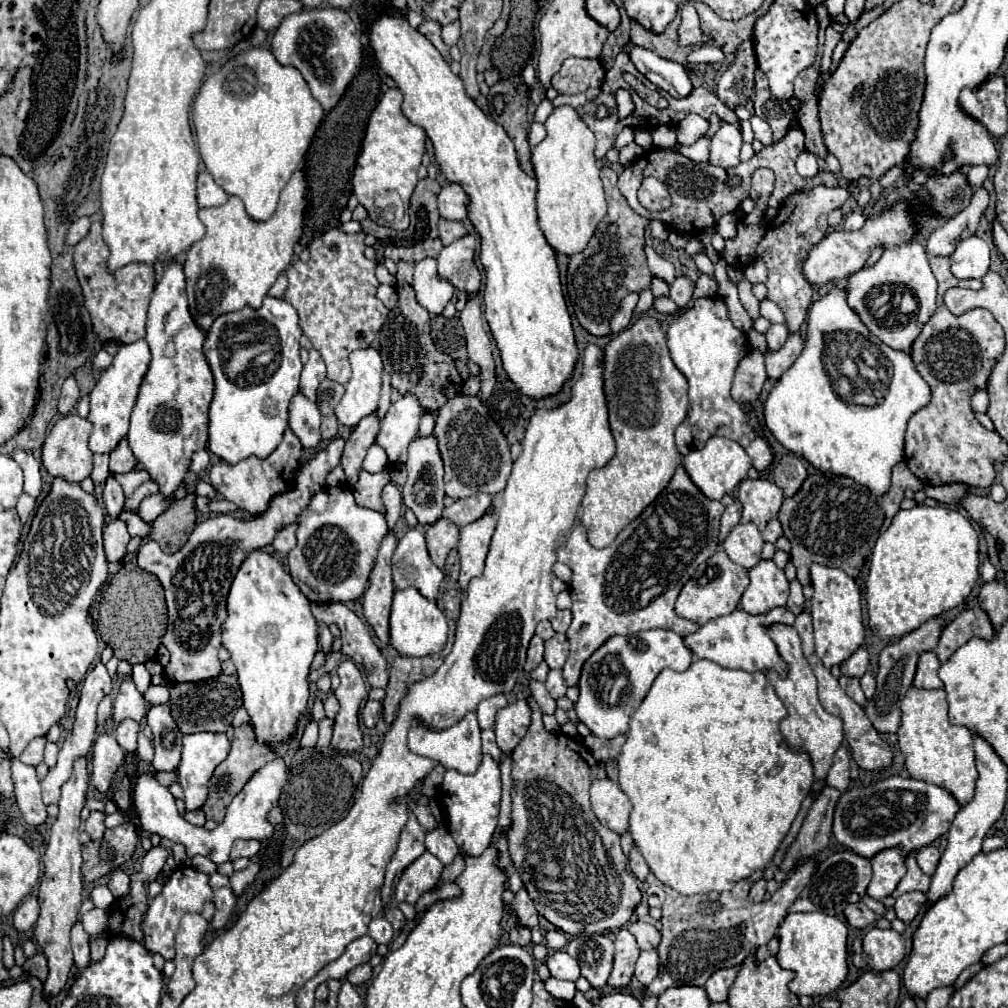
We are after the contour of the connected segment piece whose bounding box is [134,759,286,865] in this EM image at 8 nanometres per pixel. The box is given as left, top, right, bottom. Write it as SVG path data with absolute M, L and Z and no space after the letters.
M274 759L268 765L264 765L262 769L258 769L252 779L244 785L244 789L232 799L232 803L226 809L226 817L222 823L218 823L218 827L214 831L208 831L206 827L196 827L192 823L188 823L184 819L184 815L178 813L174 797L170 793L168 787L160 785L154 773L140 773L134 785L134 807L138 809L140 815L140 823L146 831L156 833L164 839L176 841L186 845L186 853L188 857L194 855L204 855L210 861L214 861L216 865L230 861L230 851L232 851L232 843L236 839L268 839L272 835L272 825L266 821L266 815L272 807L278 805L278 797L280 797L280 789L286 781L286 767L282 759Z

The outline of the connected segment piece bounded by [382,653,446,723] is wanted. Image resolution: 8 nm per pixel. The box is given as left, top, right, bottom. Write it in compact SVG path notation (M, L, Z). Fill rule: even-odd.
M446 653L428 655L428 657L396 657L390 667L390 681L386 685L386 699L382 701L382 715L386 723L392 723L398 715L398 705L406 697L412 683L432 677L436 669L444 663Z

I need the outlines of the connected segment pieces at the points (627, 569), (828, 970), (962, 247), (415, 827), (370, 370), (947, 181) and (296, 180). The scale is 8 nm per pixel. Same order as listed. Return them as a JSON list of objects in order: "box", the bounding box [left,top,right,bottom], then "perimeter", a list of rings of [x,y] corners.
[{"box":[558,467,724,687],"perimeter":[[[678,467],[668,487],[638,519],[620,531],[612,545],[596,549],[588,543],[586,529],[582,525],[574,527],[566,543],[558,547],[558,561],[572,569],[574,619],[566,633],[570,655],[562,669],[568,687],[578,685],[586,659],[614,635],[664,627],[688,637],[700,629],[694,621],[678,617],[674,603],[696,567],[718,551],[722,513],[724,505],[704,497],[686,471]]]},{"box":[776,911,848,995],"perimeter":[[[820,911],[816,913],[790,913],[782,921],[778,929],[780,937],[780,951],[776,955],[778,963],[784,969],[792,969],[796,977],[790,981],[788,989],[792,993],[800,995],[832,995],[848,975],[848,951],[846,951],[846,939],[848,929],[846,925],[830,915],[824,915]]]},{"box":[950,237,990,279],"perimeter":[[[980,237],[964,239],[950,259],[950,271],[956,279],[982,279],[990,269],[990,249]]]},{"box":[380,809,426,905],"perimeter":[[[408,809],[408,823],[406,823],[402,835],[400,835],[398,849],[396,849],[392,861],[386,867],[384,885],[382,885],[382,891],[380,891],[382,905],[386,905],[390,901],[396,869],[406,869],[412,861],[416,861],[424,853],[424,835],[426,835],[426,829],[416,821],[414,811]]]},{"box":[334,347,382,427],"perimeter":[[[372,347],[350,353],[352,377],[346,385],[346,393],[334,407],[338,421],[346,427],[354,427],[362,417],[376,411],[382,389],[382,359]]]},{"box":[926,173,972,217],"perimeter":[[[930,173],[926,189],[932,193],[932,209],[936,213],[940,213],[942,217],[954,217],[956,213],[960,213],[970,197],[972,197],[972,187],[966,181],[964,173],[952,173],[948,177],[940,177]]]},{"box":[184,169,306,333],"perimeter":[[[298,169],[280,193],[276,213],[268,221],[252,221],[238,197],[230,197],[224,205],[200,209],[200,221],[206,225],[202,241],[194,243],[184,263],[190,315],[194,323],[208,333],[216,317],[240,311],[246,305],[260,309],[268,289],[278,275],[290,265],[294,245],[302,235],[302,217],[306,205],[306,181]]]}]

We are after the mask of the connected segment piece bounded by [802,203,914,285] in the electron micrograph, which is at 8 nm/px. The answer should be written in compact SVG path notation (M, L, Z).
M898 203L894 209L878 215L876 219L868 219L860 231L832 231L818 245L814 245L808 257L802 263L802 275L810 285L826 285L838 279L846 279L852 273L860 271L870 257L872 249L878 245L894 247L910 241L914 237L912 217L908 213L908 203Z

